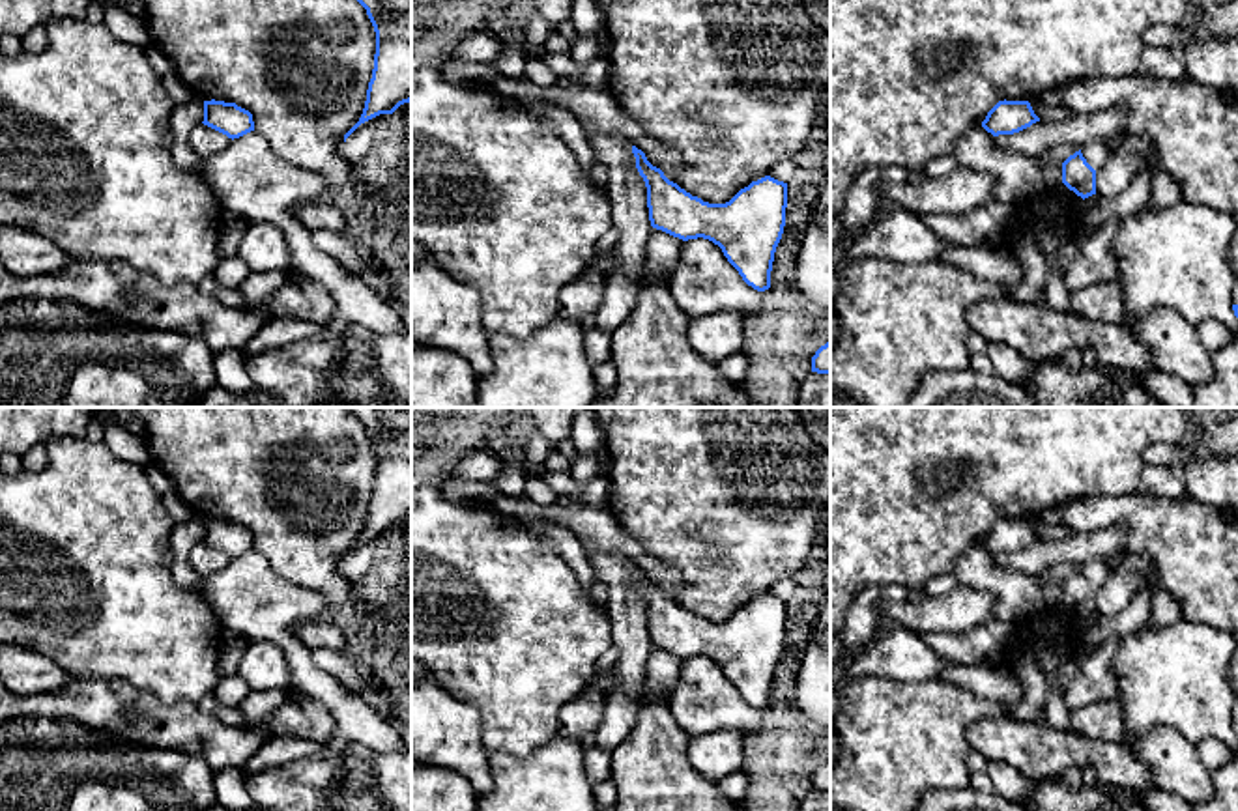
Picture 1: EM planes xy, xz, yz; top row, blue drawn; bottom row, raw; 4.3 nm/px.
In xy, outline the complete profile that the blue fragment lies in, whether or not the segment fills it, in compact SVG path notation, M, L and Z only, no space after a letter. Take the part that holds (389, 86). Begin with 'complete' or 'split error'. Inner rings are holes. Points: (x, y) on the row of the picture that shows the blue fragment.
complete; M411 0L357 2L374 26L376 54L363 114L344 142L361 123L411 101Z

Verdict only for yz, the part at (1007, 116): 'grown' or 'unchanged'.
unchanged

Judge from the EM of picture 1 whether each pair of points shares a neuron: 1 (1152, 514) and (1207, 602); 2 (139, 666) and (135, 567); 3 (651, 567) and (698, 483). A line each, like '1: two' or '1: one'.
1: one
2: one
3: two

